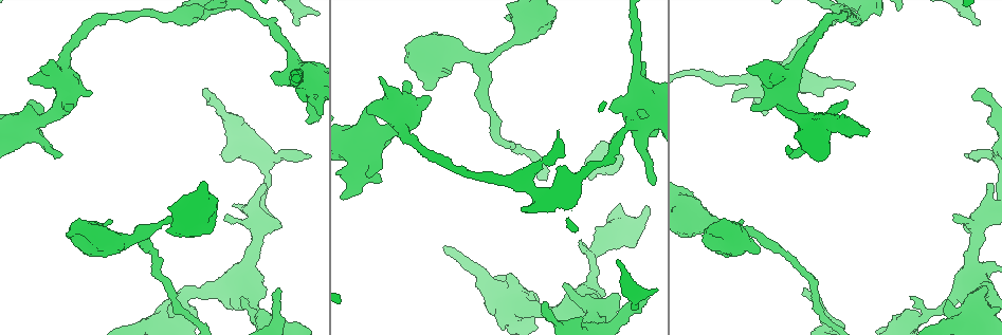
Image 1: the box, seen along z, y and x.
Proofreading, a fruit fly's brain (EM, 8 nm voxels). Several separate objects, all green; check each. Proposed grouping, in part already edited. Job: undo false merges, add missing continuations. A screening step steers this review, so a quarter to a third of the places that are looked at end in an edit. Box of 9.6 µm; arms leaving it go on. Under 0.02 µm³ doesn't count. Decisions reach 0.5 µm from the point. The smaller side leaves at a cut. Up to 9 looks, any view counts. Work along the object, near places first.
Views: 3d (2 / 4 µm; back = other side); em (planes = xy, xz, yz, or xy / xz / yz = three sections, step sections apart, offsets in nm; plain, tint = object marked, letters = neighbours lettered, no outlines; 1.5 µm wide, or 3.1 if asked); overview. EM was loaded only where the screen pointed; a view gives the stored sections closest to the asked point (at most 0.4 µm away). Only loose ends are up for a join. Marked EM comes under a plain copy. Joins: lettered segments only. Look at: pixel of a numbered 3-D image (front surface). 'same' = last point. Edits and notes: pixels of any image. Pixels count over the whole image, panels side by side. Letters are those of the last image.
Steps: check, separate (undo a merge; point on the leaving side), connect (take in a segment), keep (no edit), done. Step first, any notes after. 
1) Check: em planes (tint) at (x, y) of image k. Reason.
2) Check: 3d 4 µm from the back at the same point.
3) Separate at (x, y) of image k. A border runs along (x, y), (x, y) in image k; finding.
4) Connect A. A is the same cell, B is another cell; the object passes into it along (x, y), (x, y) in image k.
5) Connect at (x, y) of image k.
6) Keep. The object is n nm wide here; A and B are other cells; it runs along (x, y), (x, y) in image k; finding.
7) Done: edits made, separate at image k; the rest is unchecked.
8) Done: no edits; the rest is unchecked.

Check: 3d 4 µm at (91, 94) of image 1. Stops while still wide.

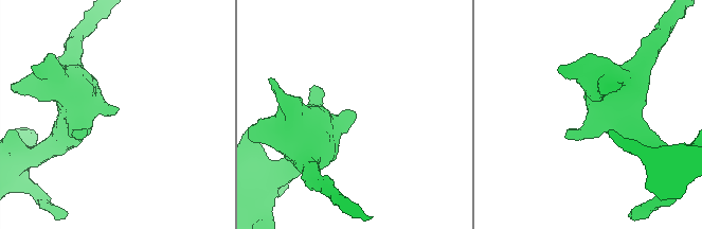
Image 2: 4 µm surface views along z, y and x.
Check: em yz step 8 (letters) at (354, 113) of image 2. Need the tissue.

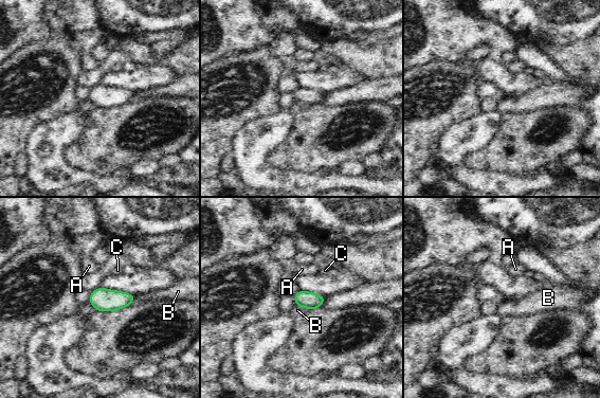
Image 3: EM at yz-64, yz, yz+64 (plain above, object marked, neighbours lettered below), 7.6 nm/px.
Keep. A, B and C are other cells; a border runs along (296, 305), (309, 309) in image 3; none of them fits.

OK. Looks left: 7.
Check: 3d 4 µm at (282, 292) of image 1. An open end.

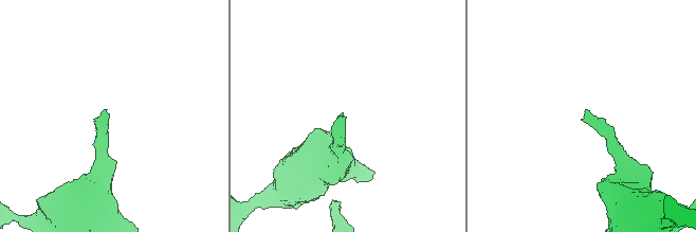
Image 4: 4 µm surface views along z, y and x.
Check: em xz step 8 (letters) at (584, 115) of image 4.

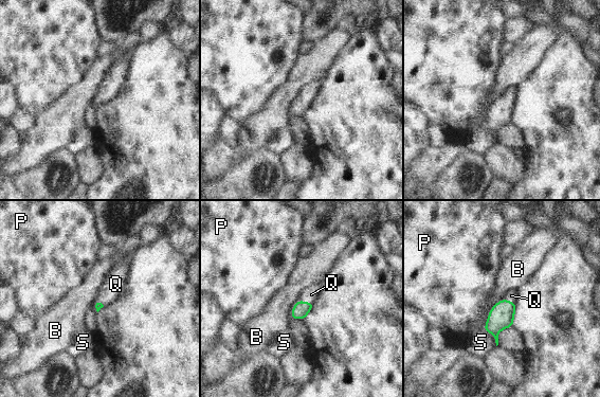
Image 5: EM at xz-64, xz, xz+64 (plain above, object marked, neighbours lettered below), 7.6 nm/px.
Connect Q. Q is the same cell, B, P and S are other cells; the object passes into it along (301, 309), (307, 303), (311, 294) in image 5; the cell continues.

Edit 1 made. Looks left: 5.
Check: overview.

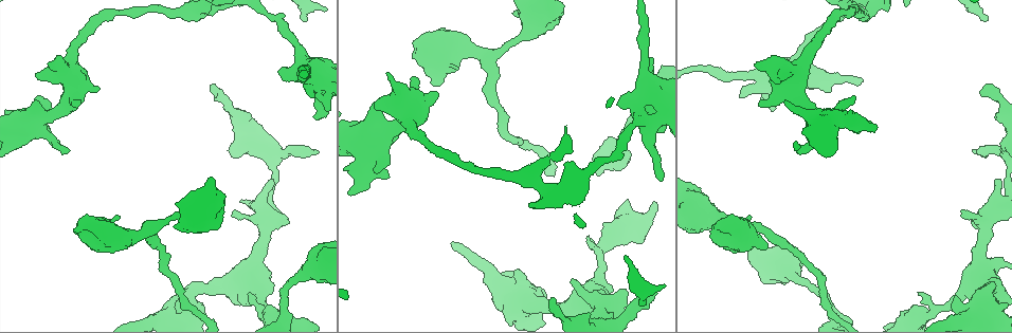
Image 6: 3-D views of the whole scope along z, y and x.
Check: 3d 4 µm at (244, 303) of image 6. Free end.

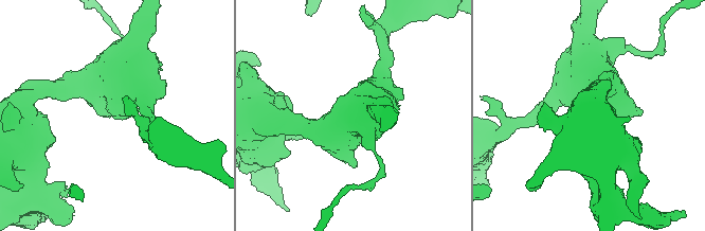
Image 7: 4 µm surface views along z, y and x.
Check: em planes (letters) at (116, 116) of image 7. Shape alone is not enough.

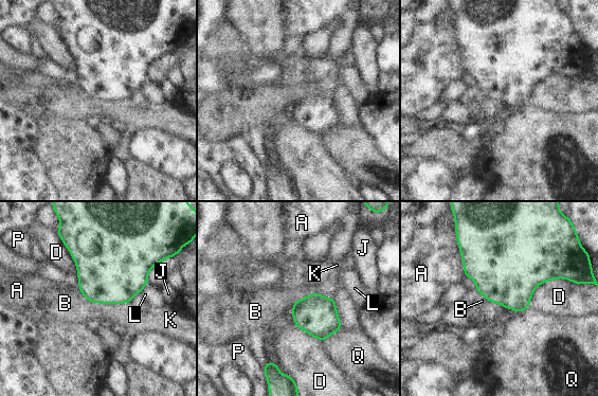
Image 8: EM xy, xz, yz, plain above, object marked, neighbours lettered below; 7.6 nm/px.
Keep. A, B, D, J, K, L, P and Q are other cells; a border runs along (342, 328), (332, 332), (323, 341) in image 8; no lettered segment goes on from it.

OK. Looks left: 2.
Done: edits made, connect at image 5; the rest is unchecked.

